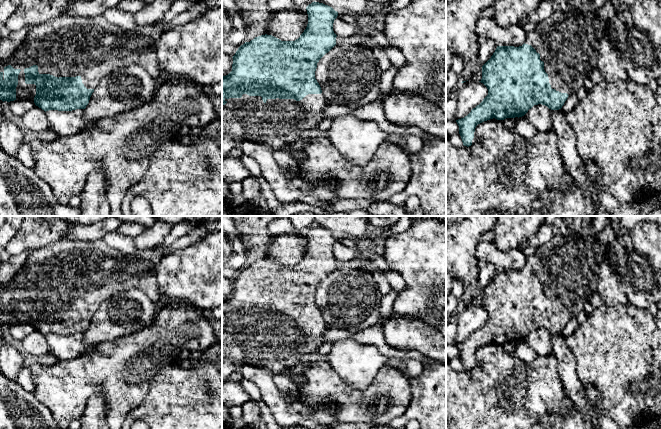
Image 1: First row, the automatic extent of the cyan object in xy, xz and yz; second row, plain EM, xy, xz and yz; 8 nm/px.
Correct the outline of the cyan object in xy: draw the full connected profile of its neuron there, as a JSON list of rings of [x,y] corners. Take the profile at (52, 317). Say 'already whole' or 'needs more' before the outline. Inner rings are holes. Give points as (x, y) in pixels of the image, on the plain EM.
needs more | [[[209,216],[190,233],[180,237],[165,249],[136,250],[133,254],[124,255],[106,245],[102,240],[82,241],[62,238],[42,248],[31,250],[17,277],[5,285],[4,295],[0,296],[0,324],[3,326],[33,324],[35,329],[45,336],[85,333],[100,305],[115,294],[131,288],[156,292],[159,289],[156,276],[157,266],[164,255],[190,246],[207,233],[220,231],[222,231],[222,216]]]

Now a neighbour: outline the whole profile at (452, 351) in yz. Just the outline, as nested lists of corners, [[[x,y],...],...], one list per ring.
[[[446,344],[446,359],[450,360],[455,357],[459,357],[459,350],[456,344]]]

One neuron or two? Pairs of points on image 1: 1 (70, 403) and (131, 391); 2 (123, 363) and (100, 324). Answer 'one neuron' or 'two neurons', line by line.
1: one neuron
2: two neurons

